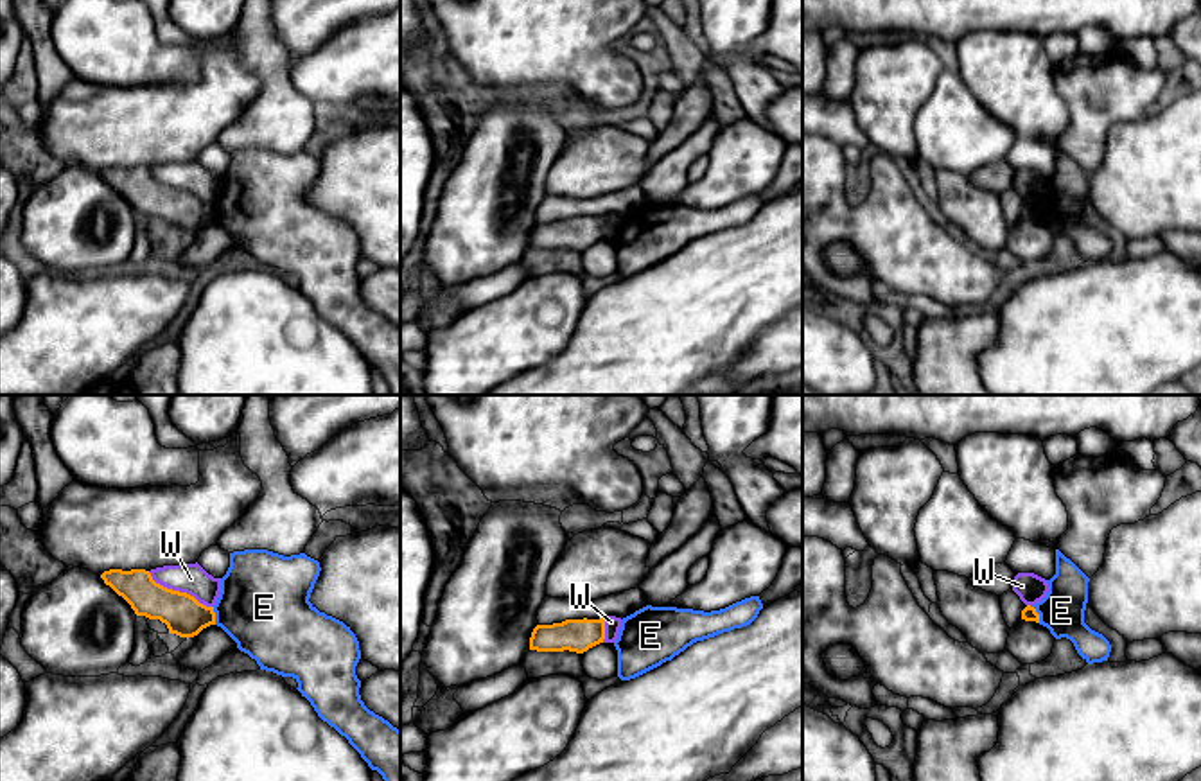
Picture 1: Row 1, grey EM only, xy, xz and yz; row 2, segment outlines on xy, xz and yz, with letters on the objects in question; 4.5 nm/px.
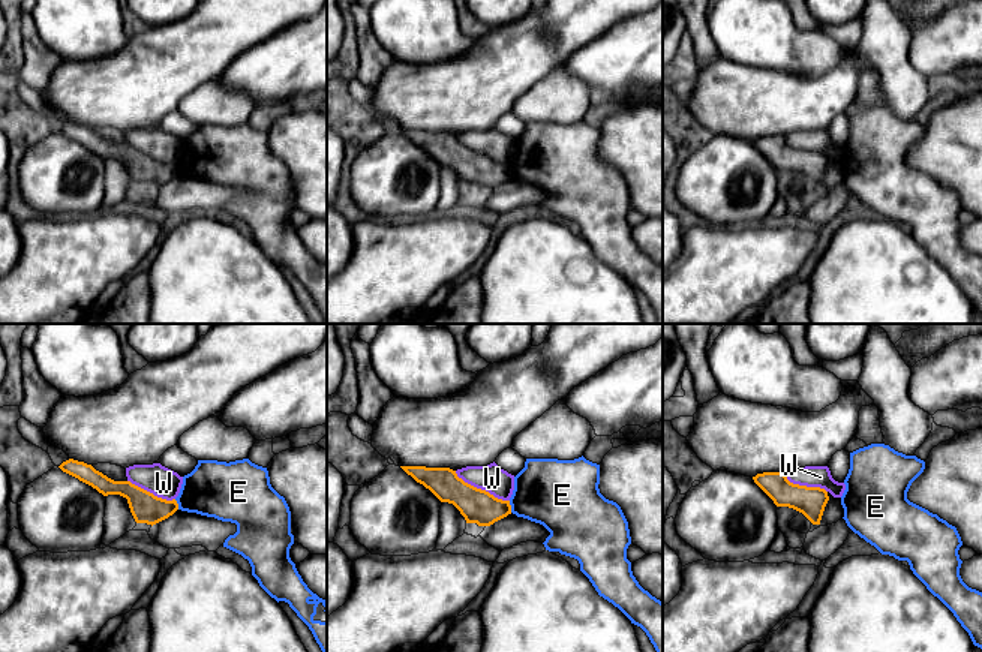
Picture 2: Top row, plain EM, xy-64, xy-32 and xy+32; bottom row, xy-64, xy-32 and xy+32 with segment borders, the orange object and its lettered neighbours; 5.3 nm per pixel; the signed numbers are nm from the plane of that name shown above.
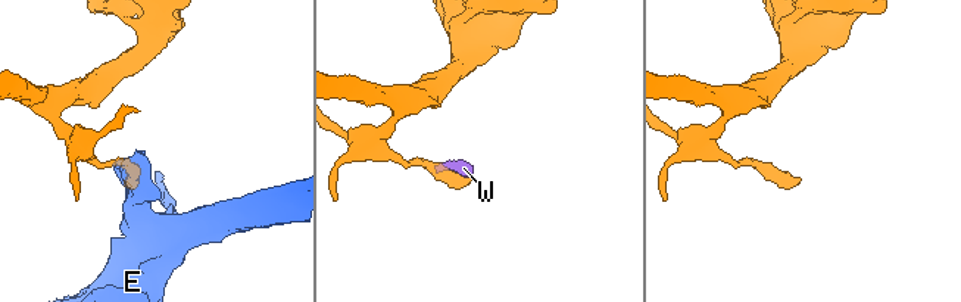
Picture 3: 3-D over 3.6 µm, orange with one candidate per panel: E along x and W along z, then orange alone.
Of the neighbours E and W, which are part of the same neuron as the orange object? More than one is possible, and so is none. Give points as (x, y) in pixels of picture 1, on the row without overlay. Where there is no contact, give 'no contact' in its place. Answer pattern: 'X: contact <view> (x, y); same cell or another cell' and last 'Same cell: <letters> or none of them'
E: contact xy (214, 214); another cell
W: contact xy (178, 189); another cell
Same cell: none of them

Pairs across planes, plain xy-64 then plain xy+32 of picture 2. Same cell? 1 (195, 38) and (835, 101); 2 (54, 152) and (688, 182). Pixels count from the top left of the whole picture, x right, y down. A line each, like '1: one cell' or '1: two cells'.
1: one cell
2: one cell

